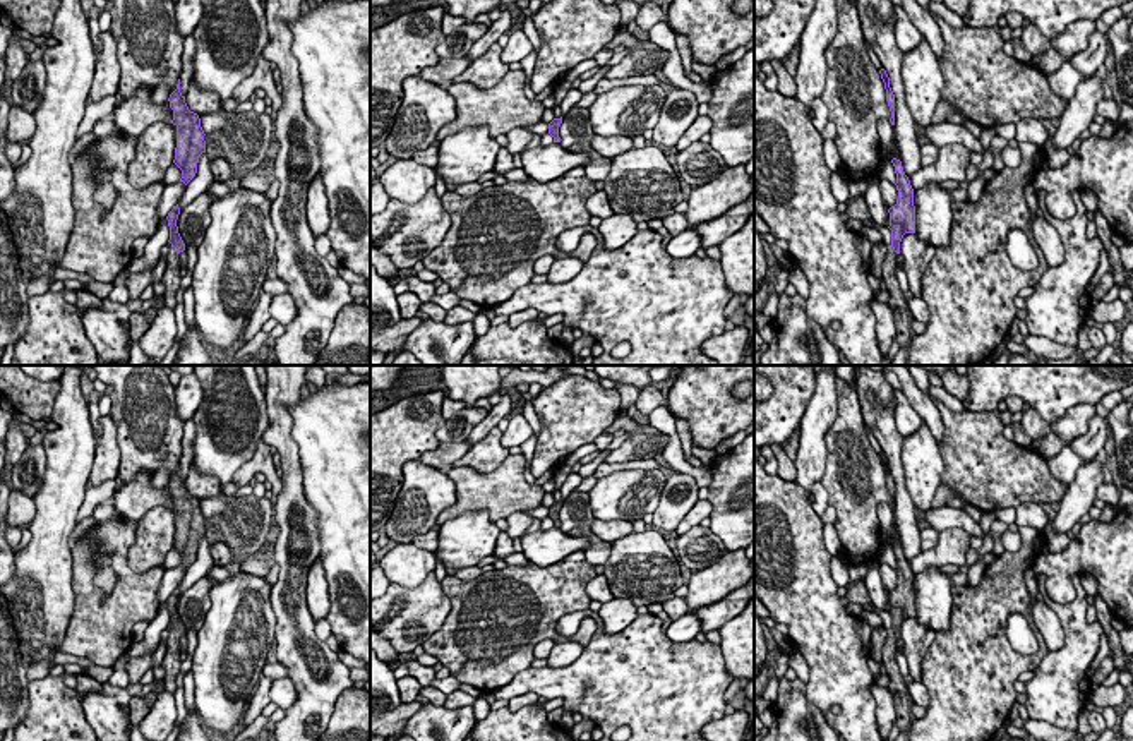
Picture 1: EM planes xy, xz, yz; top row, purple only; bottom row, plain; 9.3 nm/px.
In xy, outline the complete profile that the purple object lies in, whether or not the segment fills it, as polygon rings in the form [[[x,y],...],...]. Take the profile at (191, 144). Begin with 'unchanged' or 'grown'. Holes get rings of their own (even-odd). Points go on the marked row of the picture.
unchanged; [[[180,79],[168,101],[173,110],[171,124],[177,127],[173,163],[182,170],[180,182],[187,185],[197,173],[199,156],[206,153],[206,134],[201,127],[199,115],[189,110],[185,96],[180,93]]]

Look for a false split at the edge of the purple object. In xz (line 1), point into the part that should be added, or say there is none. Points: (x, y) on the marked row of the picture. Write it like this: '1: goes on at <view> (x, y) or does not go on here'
1: does not go on here

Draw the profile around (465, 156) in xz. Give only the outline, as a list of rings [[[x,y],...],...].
[[[466,127],[439,142],[435,173],[449,192],[483,173],[494,172],[501,146],[489,136],[489,127]]]

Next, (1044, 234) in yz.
[[[1035,216],[1032,220],[1032,233],[1049,268],[1063,264],[1064,247],[1061,244],[1061,237],[1044,216]]]

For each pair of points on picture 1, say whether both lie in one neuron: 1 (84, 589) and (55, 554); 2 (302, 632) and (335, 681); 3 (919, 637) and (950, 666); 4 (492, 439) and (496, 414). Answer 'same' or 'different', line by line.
1: different
2: same
3: different
4: different

